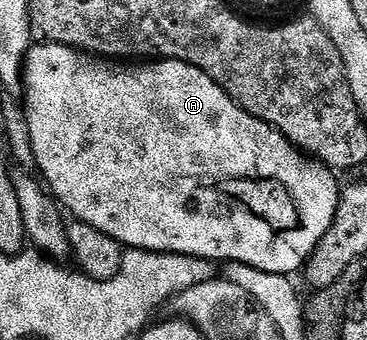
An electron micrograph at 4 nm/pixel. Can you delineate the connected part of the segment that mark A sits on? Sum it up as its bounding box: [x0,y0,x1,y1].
[25,42,340,277]

